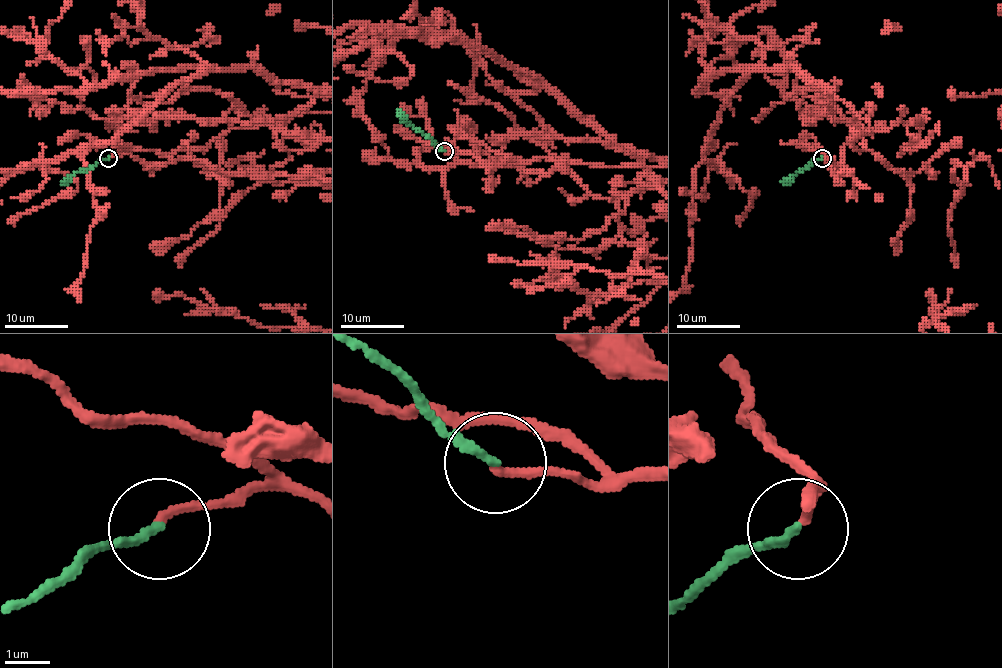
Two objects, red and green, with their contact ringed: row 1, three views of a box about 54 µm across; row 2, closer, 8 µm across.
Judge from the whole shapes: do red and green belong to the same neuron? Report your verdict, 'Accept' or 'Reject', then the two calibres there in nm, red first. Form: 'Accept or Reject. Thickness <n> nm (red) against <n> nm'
Accept. Thickness 190 nm (red) against 180 nm

